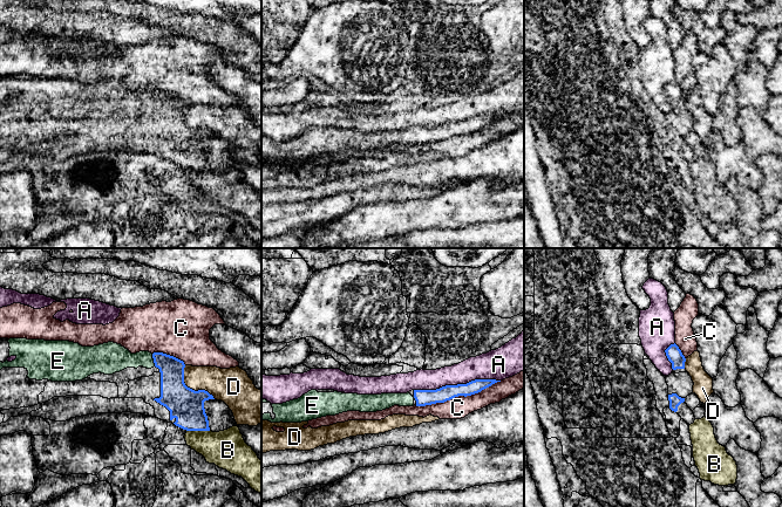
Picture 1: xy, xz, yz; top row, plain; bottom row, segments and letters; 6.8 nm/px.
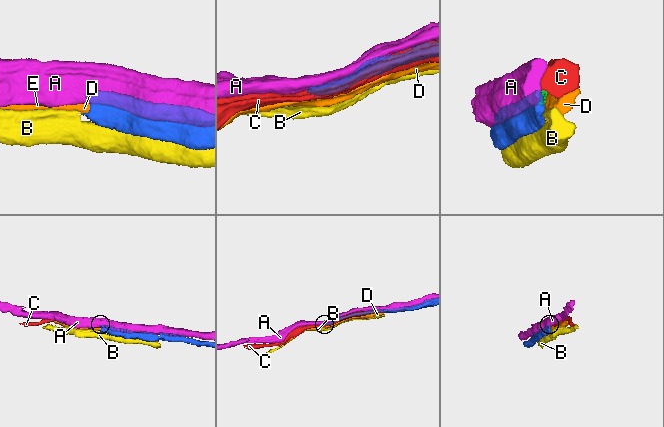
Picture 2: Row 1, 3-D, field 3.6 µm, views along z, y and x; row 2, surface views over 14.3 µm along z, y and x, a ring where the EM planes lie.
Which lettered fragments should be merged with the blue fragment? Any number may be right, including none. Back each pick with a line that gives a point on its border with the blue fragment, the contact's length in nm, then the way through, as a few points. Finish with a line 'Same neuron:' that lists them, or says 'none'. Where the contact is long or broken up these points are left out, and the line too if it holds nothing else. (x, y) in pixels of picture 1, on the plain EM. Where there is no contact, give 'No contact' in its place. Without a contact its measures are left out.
E: Touches blue at xy (154, 97). Shared border 90 nm. Path across: xy (174, 128), (171, 112), (154, 97), (117, 96)
Same neuron: E

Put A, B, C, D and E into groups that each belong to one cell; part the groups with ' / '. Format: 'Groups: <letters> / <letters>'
Groups: A / B / C / D / E

